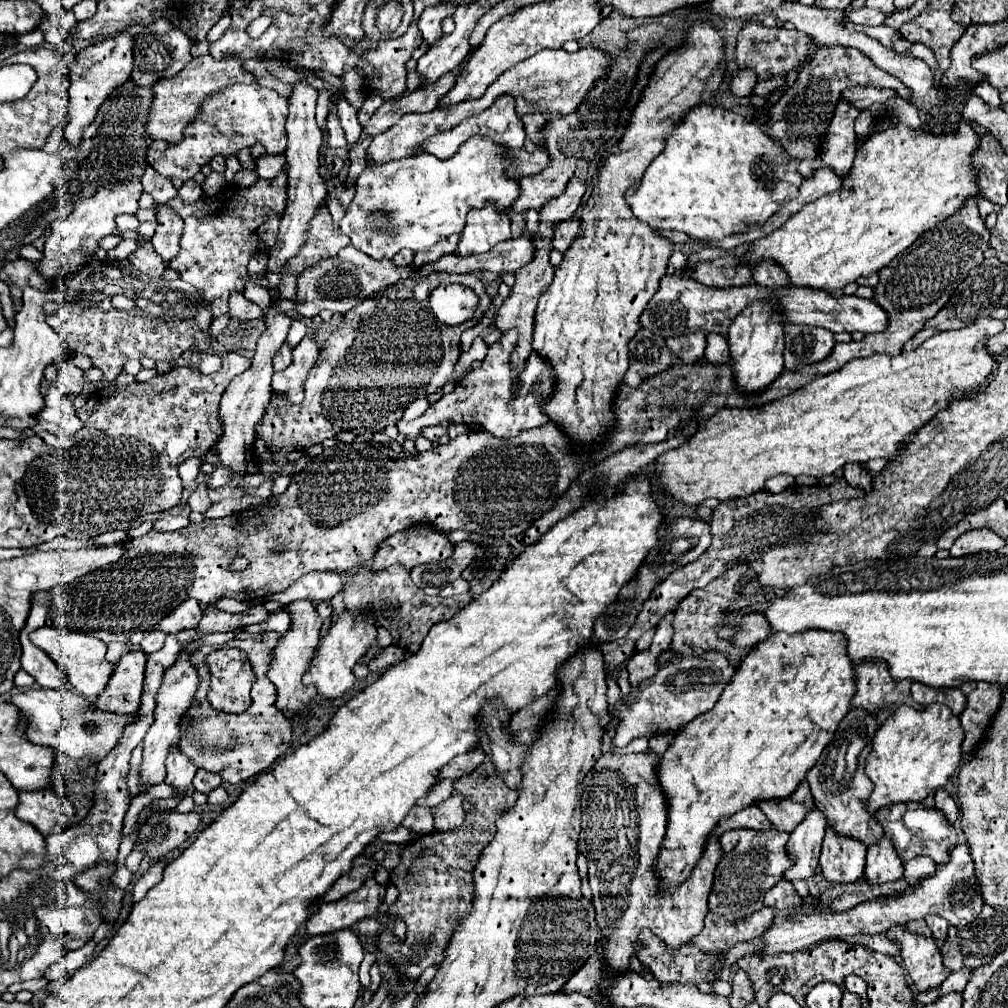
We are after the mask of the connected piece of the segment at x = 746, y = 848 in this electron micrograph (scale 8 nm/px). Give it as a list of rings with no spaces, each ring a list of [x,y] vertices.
[[[746,828],[730,830],[720,836],[722,844],[722,860],[716,866],[714,886],[710,892],[710,912],[718,912],[718,916],[726,916],[730,920],[744,918],[756,910],[760,910],[764,892],[770,890],[790,868],[790,856],[786,856],[786,832],[778,832],[772,828],[770,832],[746,832]]]

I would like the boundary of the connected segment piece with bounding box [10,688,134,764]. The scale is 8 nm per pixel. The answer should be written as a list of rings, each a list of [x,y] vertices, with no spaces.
[[[28,688],[12,696],[10,702],[14,702],[30,718],[30,724],[24,730],[28,740],[32,740],[34,744],[50,746],[58,754],[84,764],[94,764],[96,760],[102,760],[104,754],[110,752],[110,748],[114,748],[114,744],[118,744],[118,740],[122,738],[122,728],[126,728],[126,724],[134,720],[134,716],[96,712],[92,710],[90,702],[74,690]]]

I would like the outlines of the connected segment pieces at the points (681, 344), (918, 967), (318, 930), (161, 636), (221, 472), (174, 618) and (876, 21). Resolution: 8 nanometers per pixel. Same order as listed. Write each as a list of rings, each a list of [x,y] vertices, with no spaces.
[[[690,332],[676,338],[666,338],[666,346],[686,364],[698,362],[706,350],[706,334],[704,332]]]
[[[906,924],[890,928],[886,936],[900,946],[904,968],[918,992],[934,988],[948,978],[950,970],[942,968],[942,954],[934,938],[908,932]]]
[[[368,880],[360,890],[352,892],[352,894],[348,894],[348,896],[336,900],[336,902],[322,904],[318,908],[318,912],[308,918],[306,932],[310,936],[328,934],[328,932],[334,932],[334,930],[352,928],[358,920],[370,916],[370,910],[366,908],[370,888],[378,888],[374,880]]]
[[[150,630],[150,632],[146,632],[144,634],[144,640],[142,640],[142,650],[146,652],[146,654],[150,654],[150,652],[154,652],[154,650],[160,650],[162,648],[162,644],[164,644],[164,640],[166,640],[166,634],[164,632],[160,632],[160,630]]]
[[[218,466],[218,468],[214,468],[214,472],[208,476],[206,484],[208,484],[210,488],[220,488],[220,486],[224,486],[224,484],[228,482],[228,478],[230,478],[230,470]]]
[[[186,600],[170,616],[166,616],[162,624],[158,624],[156,628],[176,634],[178,630],[184,630],[184,628],[196,628],[202,616],[204,616],[204,610],[200,608],[200,604],[196,600]]]
[[[860,8],[860,10],[850,10],[848,12],[848,18],[854,24],[860,24],[860,26],[880,26],[880,24],[884,24],[884,20],[888,16],[892,16],[892,12],[886,14],[886,12],[874,10],[874,8]]]

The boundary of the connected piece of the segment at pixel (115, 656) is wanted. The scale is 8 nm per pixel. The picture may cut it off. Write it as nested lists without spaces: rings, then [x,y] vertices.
[[[112,642],[112,644],[108,644],[108,654],[106,654],[106,658],[112,660],[112,662],[116,662],[116,660],[120,660],[120,656],[122,656],[124,652],[130,652],[126,644],[122,644],[122,642]]]

